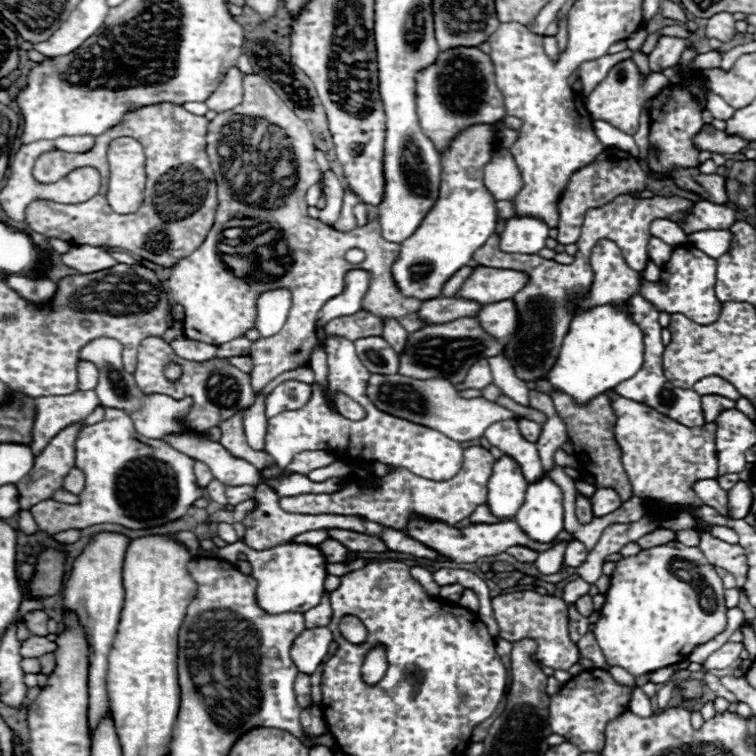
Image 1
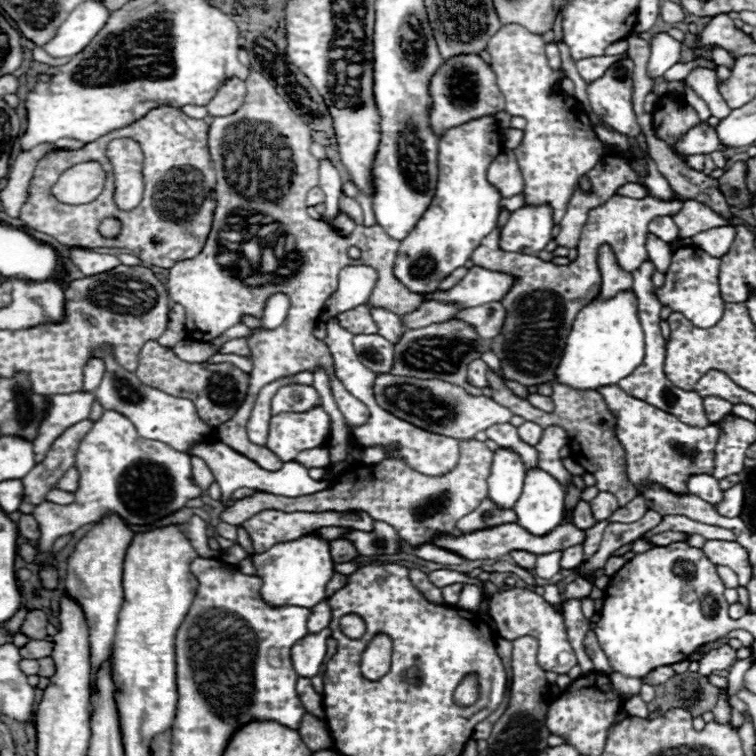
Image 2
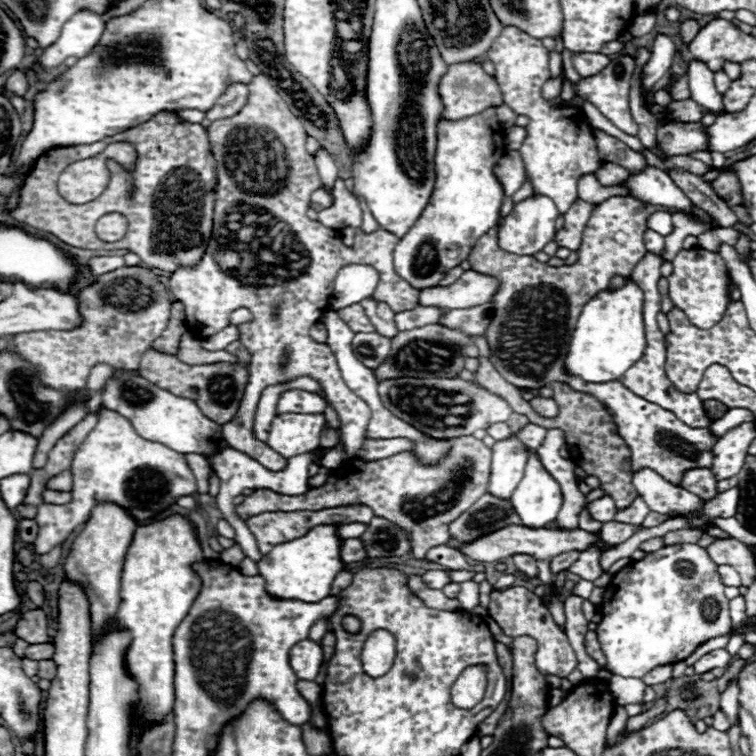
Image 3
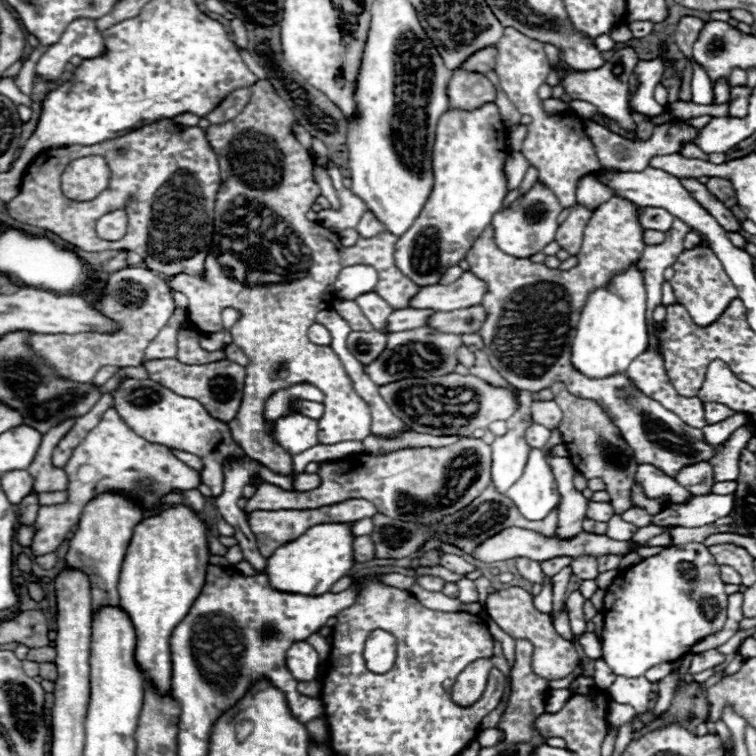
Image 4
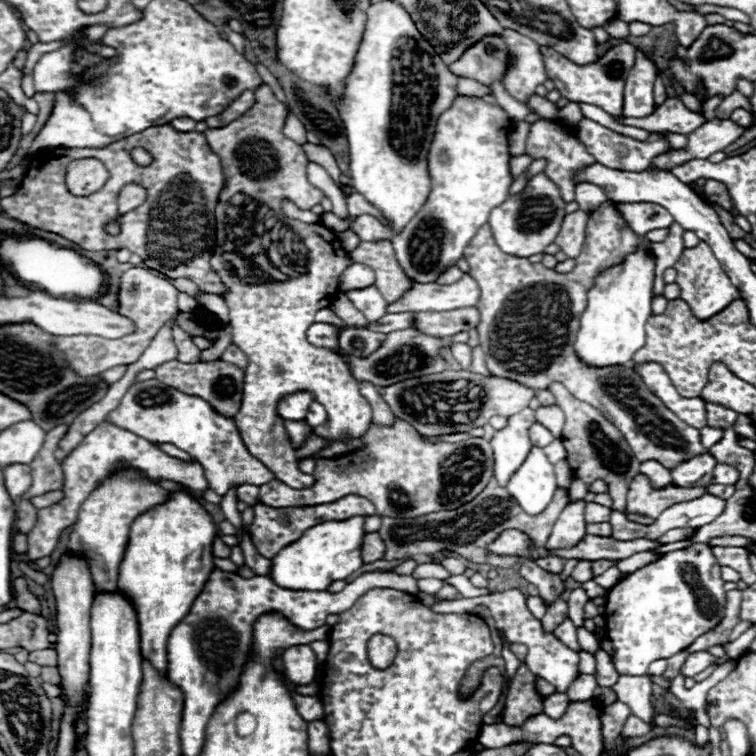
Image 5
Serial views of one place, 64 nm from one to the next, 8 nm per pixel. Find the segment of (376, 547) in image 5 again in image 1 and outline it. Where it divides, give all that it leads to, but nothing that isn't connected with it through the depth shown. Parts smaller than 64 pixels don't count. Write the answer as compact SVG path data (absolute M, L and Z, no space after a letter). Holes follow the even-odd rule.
M324 540L322 544L318 544L318 550L324 554L326 562L342 562L346 554L350 552L346 546L342 546L340 542L332 542L332 540Z

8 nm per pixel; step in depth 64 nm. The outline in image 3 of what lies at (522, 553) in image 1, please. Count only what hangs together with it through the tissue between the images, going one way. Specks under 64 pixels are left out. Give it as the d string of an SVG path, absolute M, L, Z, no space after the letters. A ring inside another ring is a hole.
M514 554L512 560L514 560L516 568L520 572L524 572L526 576L530 576L530 578L538 576L538 566L536 566L536 560L532 556L528 556L528 554Z

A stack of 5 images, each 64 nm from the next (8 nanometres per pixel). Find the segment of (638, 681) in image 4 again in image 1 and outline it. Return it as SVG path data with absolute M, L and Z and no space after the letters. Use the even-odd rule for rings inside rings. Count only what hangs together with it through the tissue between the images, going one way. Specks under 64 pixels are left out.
M610 666L610 668L608 668L608 672L612 674L612 678L616 678L616 682L620 682L620 684L630 684L630 686L636 686L636 684L634 684L634 678L632 678L632 674L628 674L624 668L620 668L620 666Z

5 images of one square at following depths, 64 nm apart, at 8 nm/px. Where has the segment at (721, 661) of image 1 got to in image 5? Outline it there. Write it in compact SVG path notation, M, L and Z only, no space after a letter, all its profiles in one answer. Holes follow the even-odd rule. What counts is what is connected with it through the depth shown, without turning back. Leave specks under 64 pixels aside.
M694 652L694 654L690 654L690 656L686 658L686 662L684 662L684 666L682 666L682 674L684 674L684 676L696 676L698 672L706 670L708 666L712 666L712 664L716 664L716 662L718 662L718 658L712 656L710 652Z

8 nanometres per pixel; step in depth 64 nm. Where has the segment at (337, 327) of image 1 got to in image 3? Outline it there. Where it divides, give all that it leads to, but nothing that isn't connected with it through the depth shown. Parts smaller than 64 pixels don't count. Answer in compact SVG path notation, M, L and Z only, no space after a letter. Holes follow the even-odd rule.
M360 304L356 306L348 306L344 310L338 310L338 316L344 318L344 322L348 324L348 328L352 328L354 332L374 332L376 328L370 324L364 308Z

